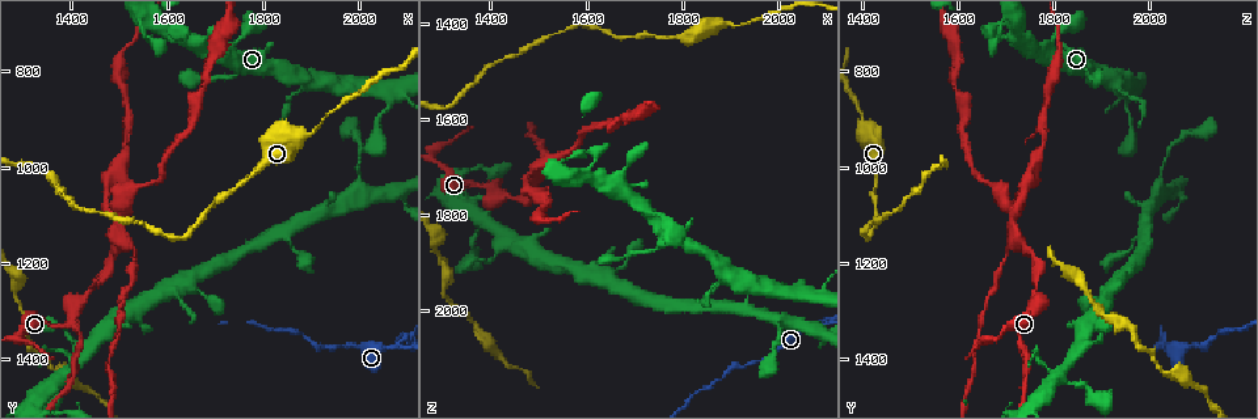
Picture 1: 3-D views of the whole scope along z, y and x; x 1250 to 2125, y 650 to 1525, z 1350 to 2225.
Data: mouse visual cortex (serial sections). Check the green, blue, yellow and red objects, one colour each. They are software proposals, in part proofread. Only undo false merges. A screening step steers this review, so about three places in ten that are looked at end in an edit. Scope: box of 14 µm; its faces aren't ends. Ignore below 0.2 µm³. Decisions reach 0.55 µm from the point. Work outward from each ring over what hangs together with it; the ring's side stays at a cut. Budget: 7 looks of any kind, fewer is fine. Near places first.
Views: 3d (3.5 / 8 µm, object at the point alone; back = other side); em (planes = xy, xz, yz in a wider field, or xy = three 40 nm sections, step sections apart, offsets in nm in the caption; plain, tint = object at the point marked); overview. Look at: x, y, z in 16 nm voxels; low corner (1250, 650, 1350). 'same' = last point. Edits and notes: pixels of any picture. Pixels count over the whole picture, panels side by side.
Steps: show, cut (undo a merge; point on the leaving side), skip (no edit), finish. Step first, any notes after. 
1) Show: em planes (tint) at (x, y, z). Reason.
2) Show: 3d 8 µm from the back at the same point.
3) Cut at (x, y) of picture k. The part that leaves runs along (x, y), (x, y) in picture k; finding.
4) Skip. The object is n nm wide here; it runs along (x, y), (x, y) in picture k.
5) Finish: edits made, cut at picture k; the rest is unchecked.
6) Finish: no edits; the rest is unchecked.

Show: 3d 8 µm at (1545, 1120, 1410). A narrow waist.

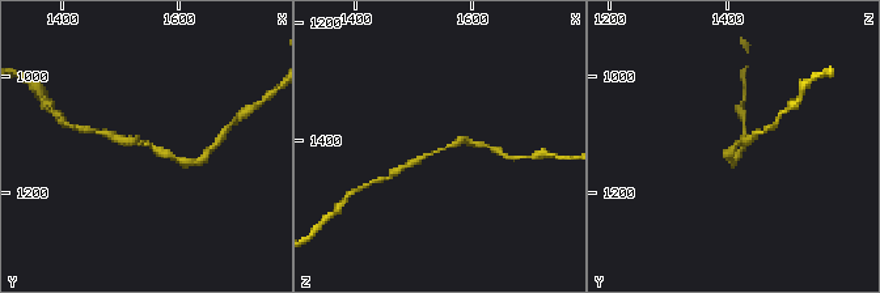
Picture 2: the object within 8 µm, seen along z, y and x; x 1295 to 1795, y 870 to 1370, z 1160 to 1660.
Show: 3d 3.5 µm at (1545, 1115, 1415). Closer look.

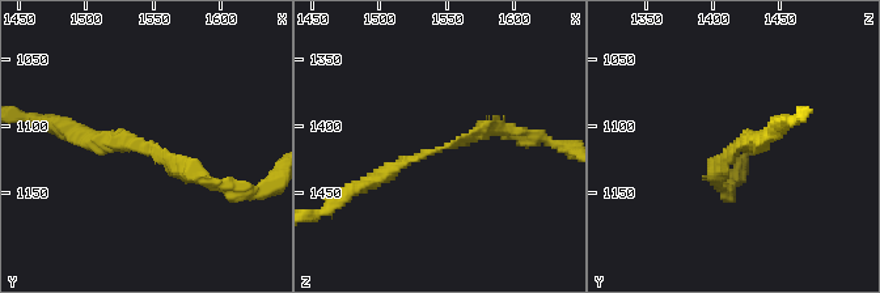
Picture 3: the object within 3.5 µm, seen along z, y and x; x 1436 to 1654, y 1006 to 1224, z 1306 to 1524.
Skip. The arms are 150, 200 nm wide; all the same cell.

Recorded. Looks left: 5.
Show: 3d 3.5 µm at (1395, 1315, 1740).

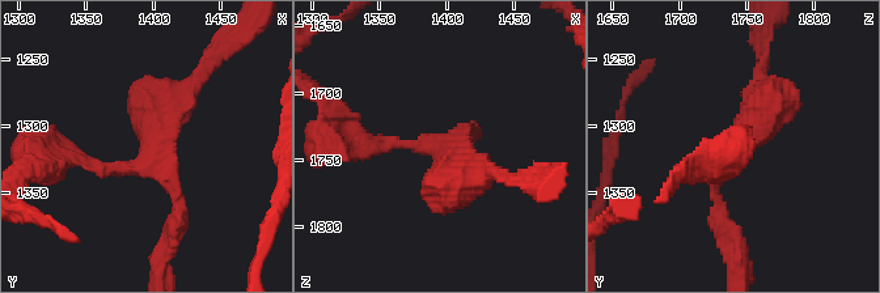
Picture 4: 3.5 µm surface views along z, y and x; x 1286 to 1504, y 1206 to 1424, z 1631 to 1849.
Show: em xy step 2 (tint) at (1394, 1320, 1742). 3 arms meet here; the arms are 150, 150, 500 nm wide.

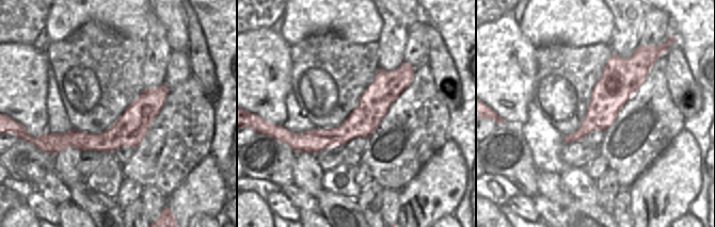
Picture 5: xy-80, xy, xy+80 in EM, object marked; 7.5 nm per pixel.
Skip. It runs along (71, 157), (135, 165), (183, 89) in picture 4; all the same cell.

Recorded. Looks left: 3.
Show: em planes (tint) at (1490, 1110, 1715). Arms part here.

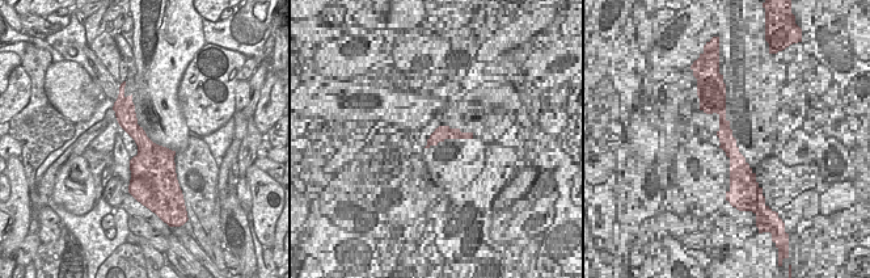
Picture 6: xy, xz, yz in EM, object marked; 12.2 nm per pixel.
Show: 3d 3.5 µm at the same point. Wider look.

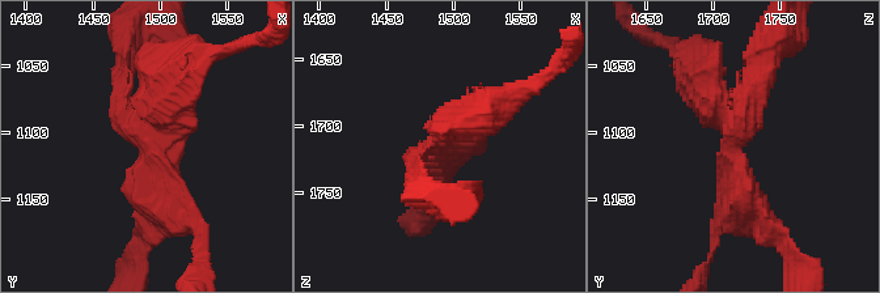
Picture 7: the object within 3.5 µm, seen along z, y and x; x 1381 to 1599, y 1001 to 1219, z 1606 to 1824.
Cut at (126, 62) of picture 7. A border runs along (142, 150), (150, 160), (157, 160) in picture 6; a second cell is stuck on.

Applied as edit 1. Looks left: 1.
Finish: edits made, cut at picture 7; the rest is unchecked.

